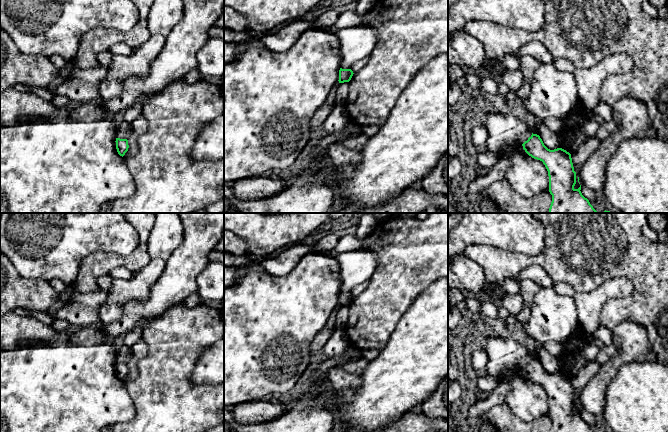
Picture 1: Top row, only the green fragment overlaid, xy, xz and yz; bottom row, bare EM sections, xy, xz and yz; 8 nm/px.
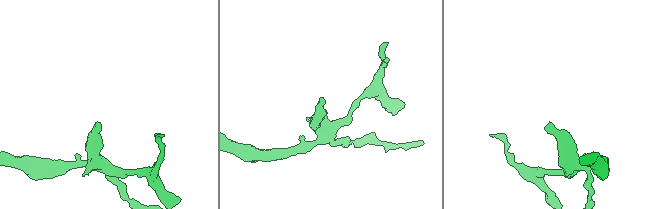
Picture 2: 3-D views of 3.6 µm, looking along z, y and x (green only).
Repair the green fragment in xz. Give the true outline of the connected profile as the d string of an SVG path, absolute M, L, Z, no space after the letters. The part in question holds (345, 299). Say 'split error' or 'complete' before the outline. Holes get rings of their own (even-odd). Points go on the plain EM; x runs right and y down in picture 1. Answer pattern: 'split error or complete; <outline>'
split error; M367 250L346 251L337 258L340 267L341 287L339 307L349 306L353 300L352 290L361 283L370 280L376 268L377 259Z

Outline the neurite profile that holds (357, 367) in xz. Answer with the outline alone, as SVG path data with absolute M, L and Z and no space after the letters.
M361 357L355 361L349 361L346 363L338 364L336 365L336 367L360 376L363 373L363 371L366 369L368 364L369 361Z

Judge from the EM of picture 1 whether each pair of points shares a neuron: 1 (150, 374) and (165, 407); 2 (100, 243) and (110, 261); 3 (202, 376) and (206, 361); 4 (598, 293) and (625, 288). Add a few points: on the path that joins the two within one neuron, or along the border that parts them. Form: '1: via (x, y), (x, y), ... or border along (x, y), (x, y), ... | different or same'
1: via (158, 382), (163, 387), (164, 399) | same
2: border along (127, 254), (93, 251), (82, 259) | different
3: via (205, 372), (206, 365) | same
4: via (605, 292), (611, 288), (618, 288) | same

